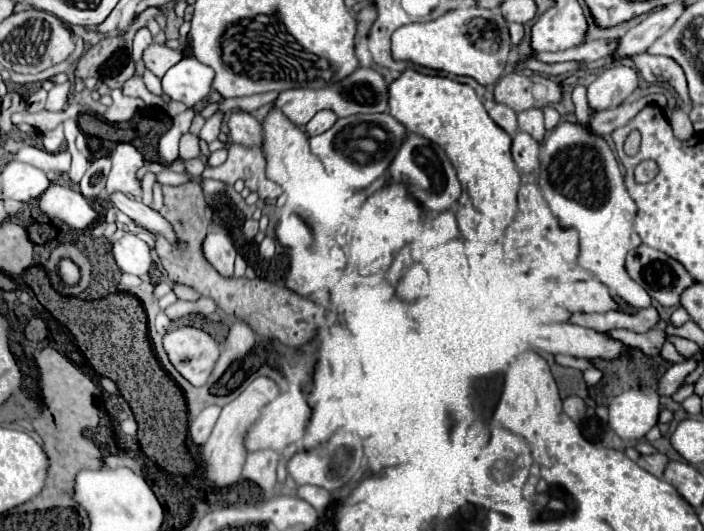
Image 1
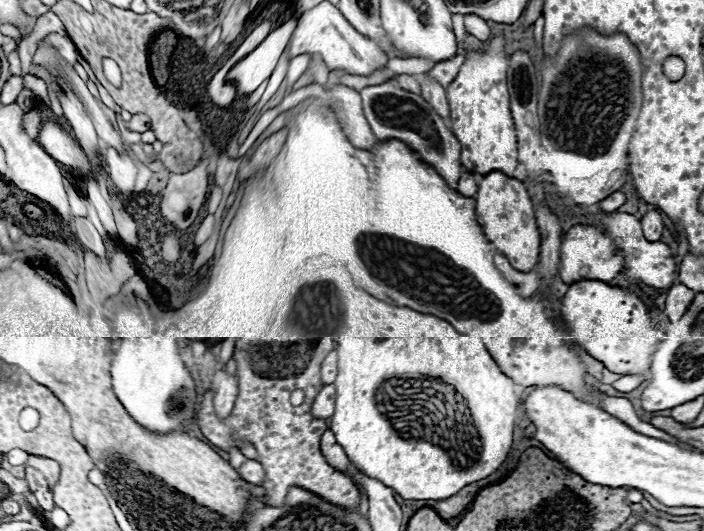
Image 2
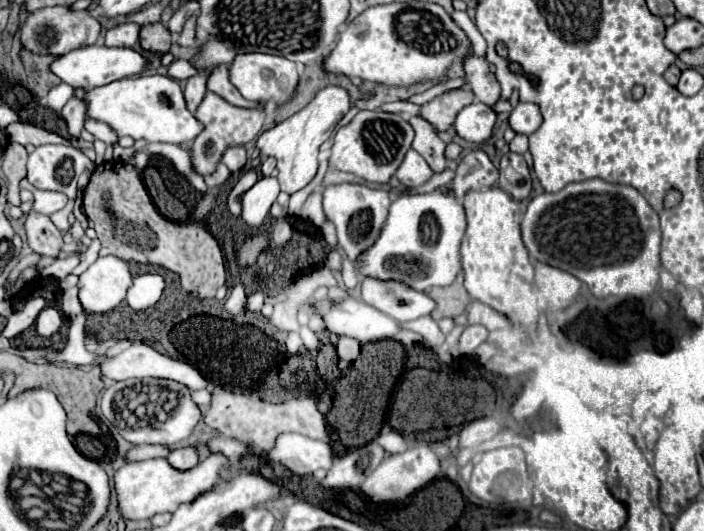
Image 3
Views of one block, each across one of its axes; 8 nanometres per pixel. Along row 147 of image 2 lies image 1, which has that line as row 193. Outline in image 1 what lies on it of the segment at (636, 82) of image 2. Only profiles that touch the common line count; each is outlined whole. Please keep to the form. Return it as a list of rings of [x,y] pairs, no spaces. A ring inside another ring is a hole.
[[[560,124],[542,146],[538,184],[560,226],[568,226],[578,232],[578,264],[630,306],[648,308],[652,304],[652,298],[638,282],[628,276],[624,264],[630,250],[636,204],[624,186],[616,156],[612,154],[608,144],[600,136],[586,132],[578,124]]]

